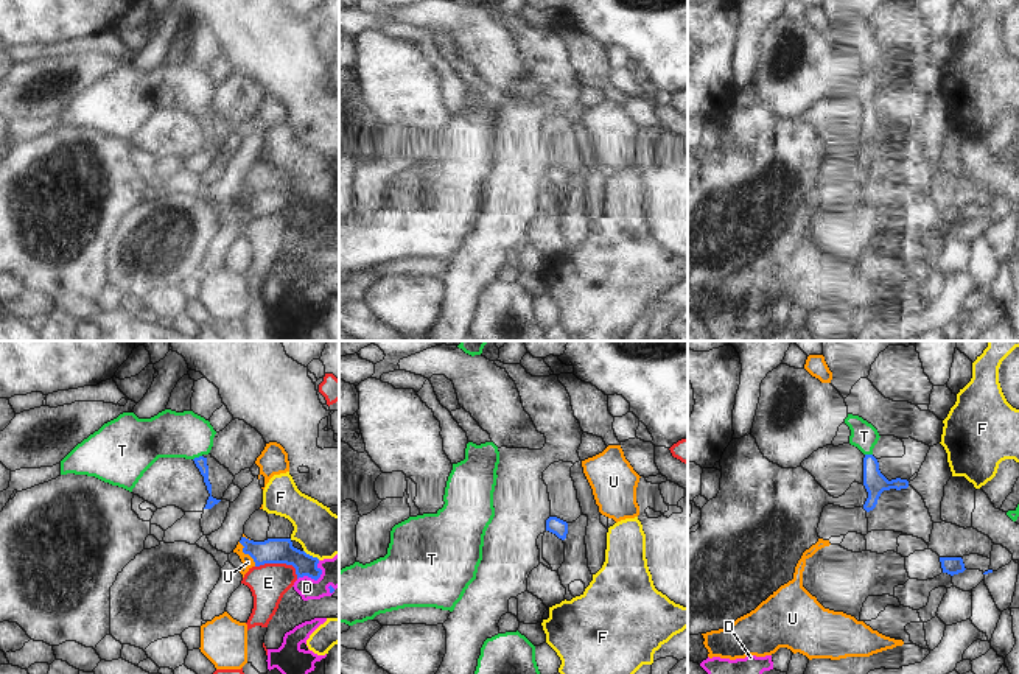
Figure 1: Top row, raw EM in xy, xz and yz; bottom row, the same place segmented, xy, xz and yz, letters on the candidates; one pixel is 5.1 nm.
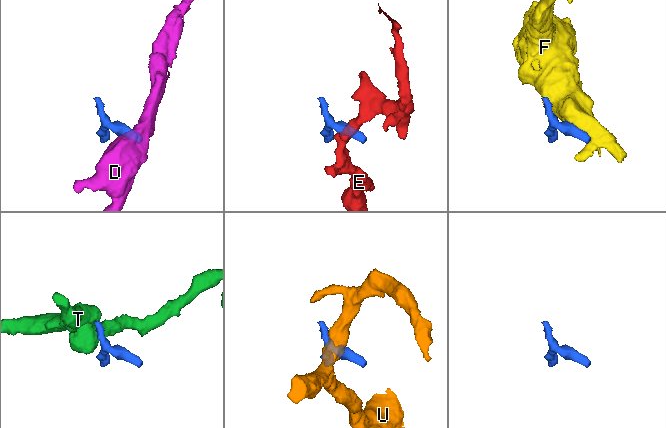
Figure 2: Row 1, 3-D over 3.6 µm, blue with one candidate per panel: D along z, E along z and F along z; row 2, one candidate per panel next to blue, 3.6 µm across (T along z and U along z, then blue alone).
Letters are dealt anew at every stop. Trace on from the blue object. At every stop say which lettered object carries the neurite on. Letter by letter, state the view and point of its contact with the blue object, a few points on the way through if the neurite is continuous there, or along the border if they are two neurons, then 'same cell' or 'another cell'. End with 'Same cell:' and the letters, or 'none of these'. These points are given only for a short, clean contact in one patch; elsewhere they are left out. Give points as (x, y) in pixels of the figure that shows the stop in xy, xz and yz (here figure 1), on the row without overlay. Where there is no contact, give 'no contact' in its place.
D: meets blue in xy at (316, 231); border along xy (319, 212), (321, 226), (316, 231), (307, 228), (297, 231); another cell
E: meets blue in xy at (280, 214); border along xy (255, 218), (290, 215), (297, 229); another cell
F: meets blue in xy at (311, 207); another cell
T: meets blue in xy at (196, 109); runs through xy (201, 114), (196, 109), (192, 92), (185, 86); same cell
U: meets blue in xy at (246, 204); border along xy (238, 193), (255, 217); another cell
Same cell: T

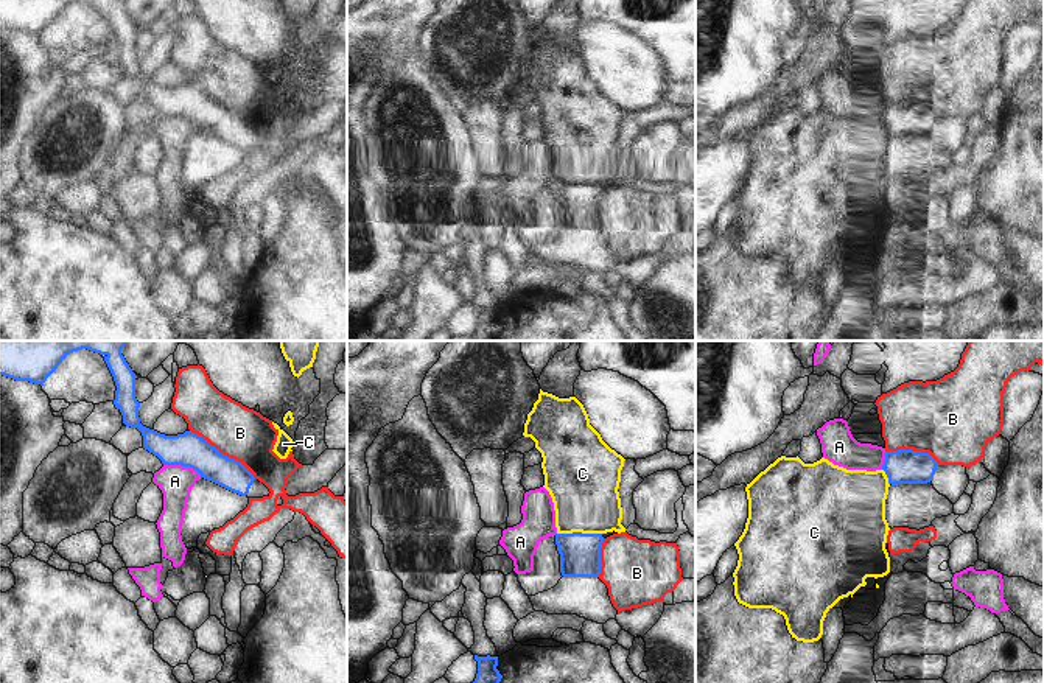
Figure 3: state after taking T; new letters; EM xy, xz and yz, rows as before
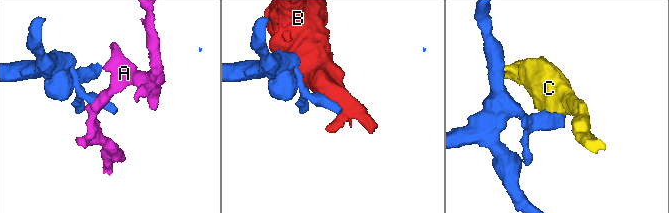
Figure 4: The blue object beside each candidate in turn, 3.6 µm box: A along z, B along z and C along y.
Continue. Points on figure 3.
A: meets blue in xy at (182, 117); border along xy (164, 115), (189, 117), (201, 128); another cell
B: meets blue in xy at (223, 106); another cell
C: meets blue in xz at (579, 184); border along xz (601, 184), (557, 185); another cell
Same cell: none of these

